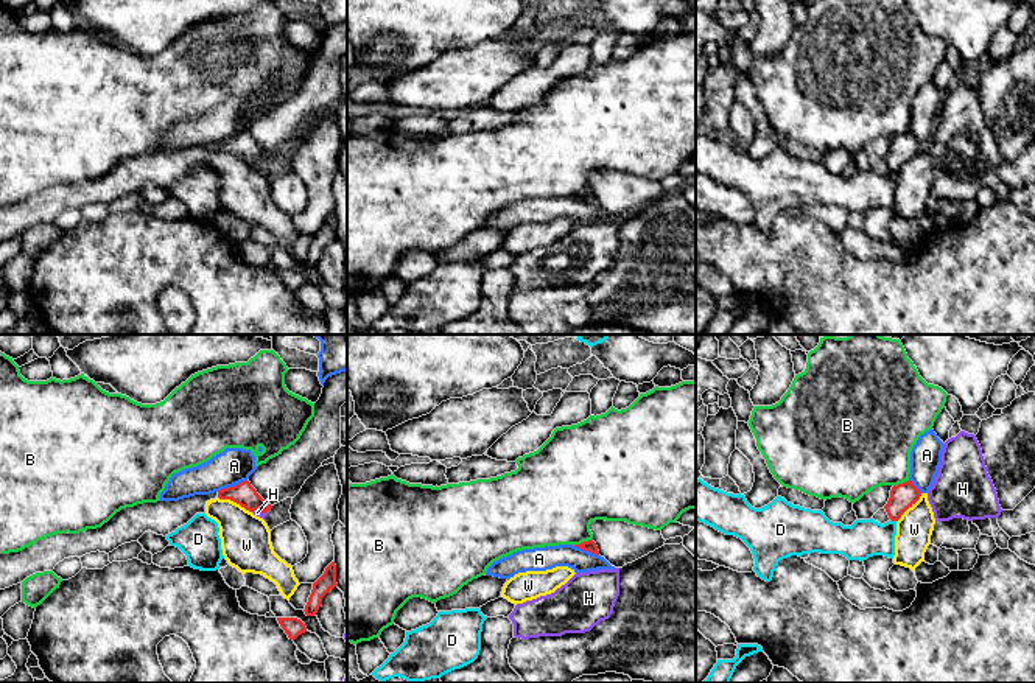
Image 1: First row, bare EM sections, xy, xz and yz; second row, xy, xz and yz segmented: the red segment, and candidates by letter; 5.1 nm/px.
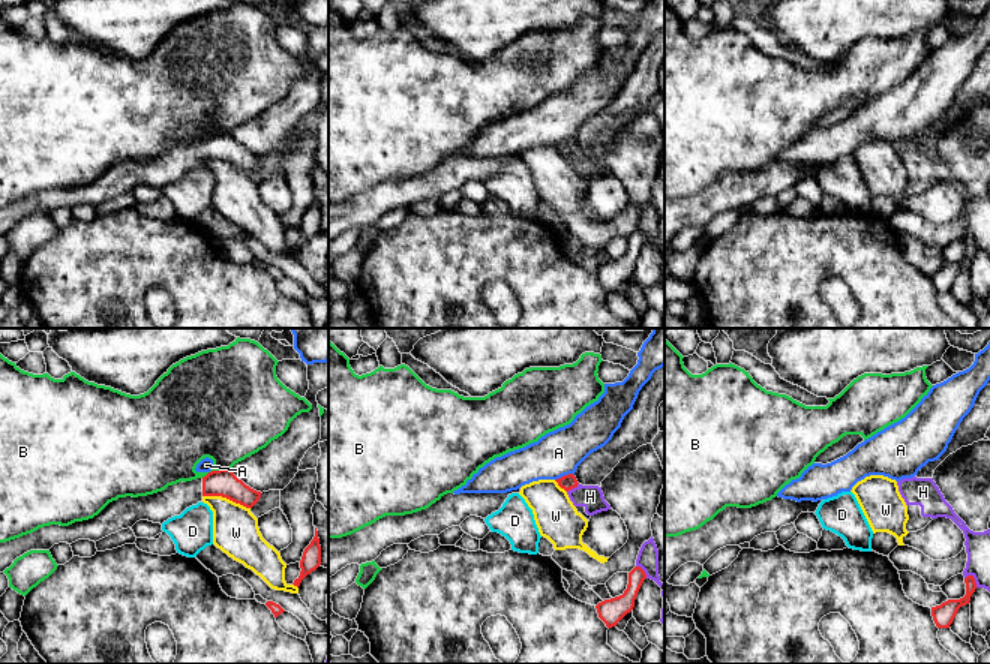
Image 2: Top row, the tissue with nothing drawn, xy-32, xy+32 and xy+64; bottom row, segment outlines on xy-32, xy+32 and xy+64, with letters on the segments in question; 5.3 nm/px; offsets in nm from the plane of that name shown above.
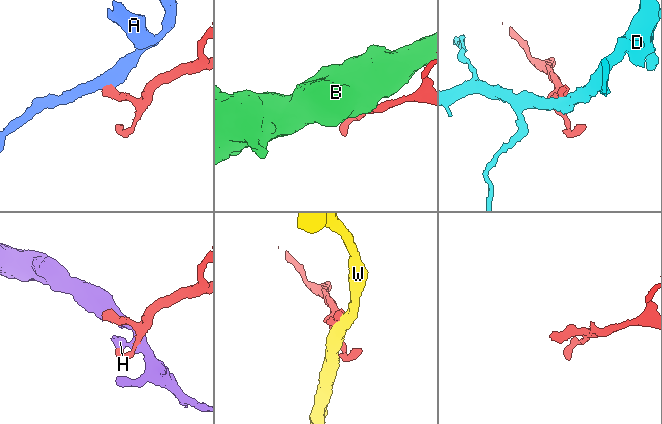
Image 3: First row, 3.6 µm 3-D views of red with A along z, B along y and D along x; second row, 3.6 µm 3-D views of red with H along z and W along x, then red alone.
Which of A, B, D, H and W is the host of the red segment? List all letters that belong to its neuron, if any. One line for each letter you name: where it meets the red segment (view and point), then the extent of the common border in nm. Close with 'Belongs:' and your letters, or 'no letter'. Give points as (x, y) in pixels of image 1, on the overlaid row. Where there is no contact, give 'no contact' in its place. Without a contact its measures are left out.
Belongs: no letter

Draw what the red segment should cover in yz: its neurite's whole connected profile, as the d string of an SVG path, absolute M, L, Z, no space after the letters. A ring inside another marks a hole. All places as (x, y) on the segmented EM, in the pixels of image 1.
M910 479L893 485L890 490L890 498L884 506L889 518L892 521L898 521L901 515L920 499L920 496L921 492L912 484Z

